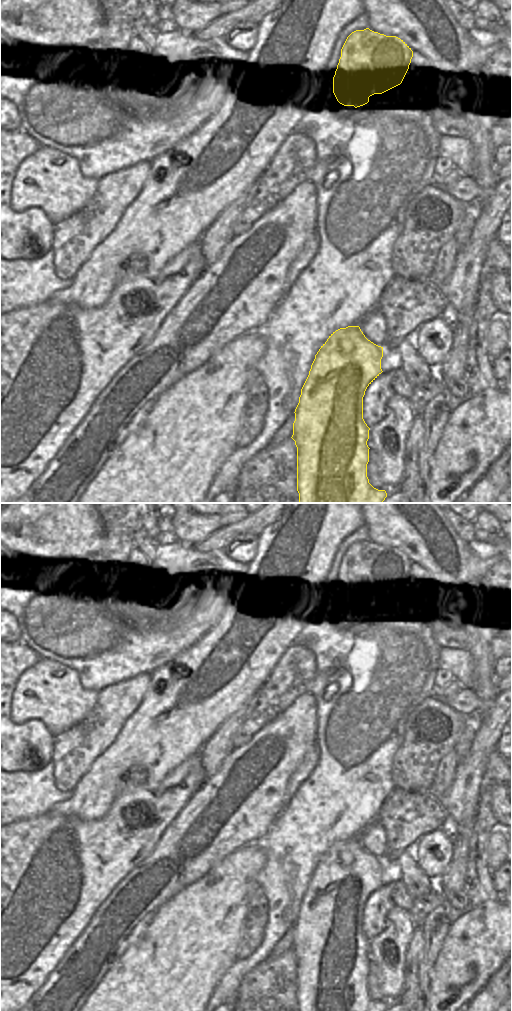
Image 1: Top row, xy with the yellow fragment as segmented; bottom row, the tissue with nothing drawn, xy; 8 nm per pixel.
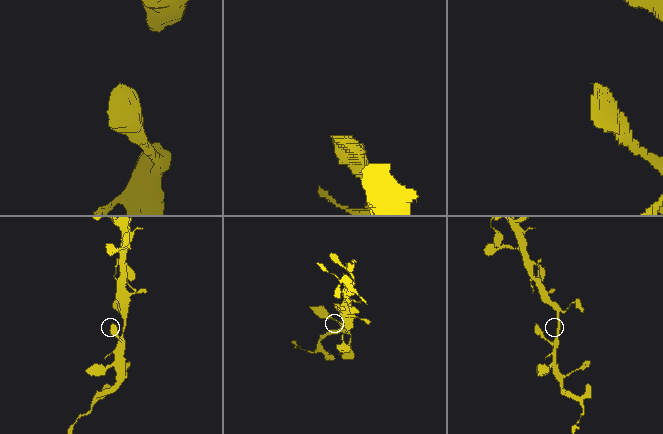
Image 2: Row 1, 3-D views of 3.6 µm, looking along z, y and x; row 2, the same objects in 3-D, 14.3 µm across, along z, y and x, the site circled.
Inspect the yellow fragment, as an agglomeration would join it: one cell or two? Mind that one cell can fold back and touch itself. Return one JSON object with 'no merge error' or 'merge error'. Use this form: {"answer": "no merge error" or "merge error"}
{"answer": "no merge error"}

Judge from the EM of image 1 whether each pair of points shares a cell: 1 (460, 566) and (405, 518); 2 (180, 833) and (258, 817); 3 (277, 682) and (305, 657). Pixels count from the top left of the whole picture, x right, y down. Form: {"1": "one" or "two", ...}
{"1": "one", "2": "one", "3": "one"}

